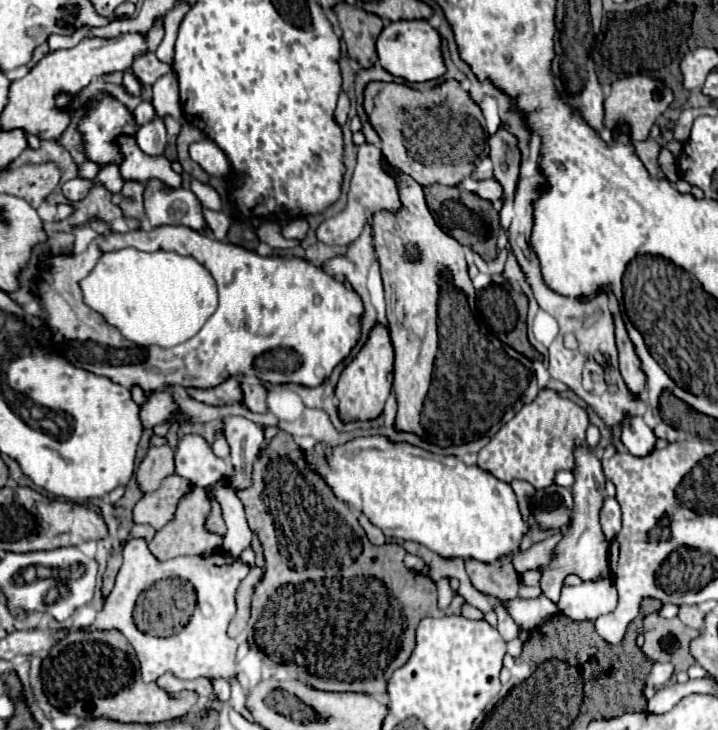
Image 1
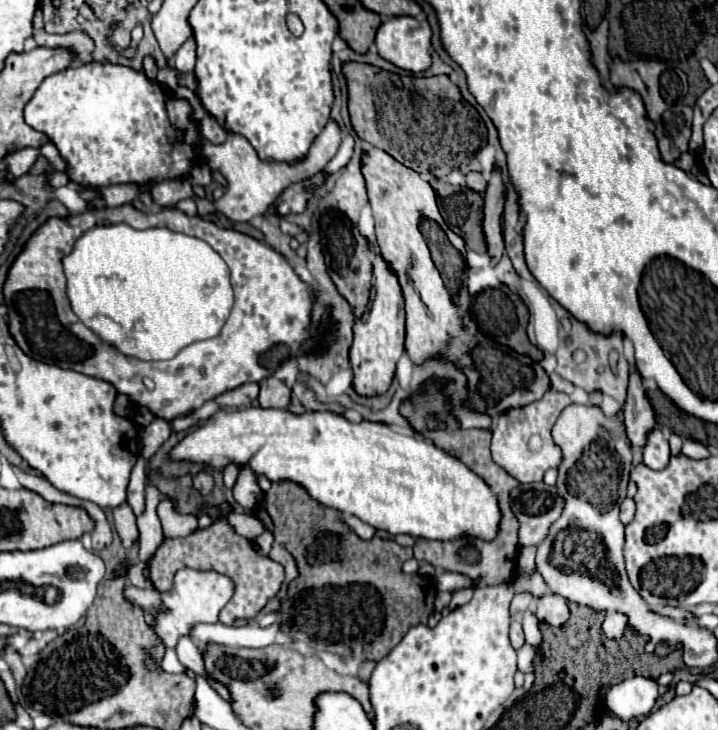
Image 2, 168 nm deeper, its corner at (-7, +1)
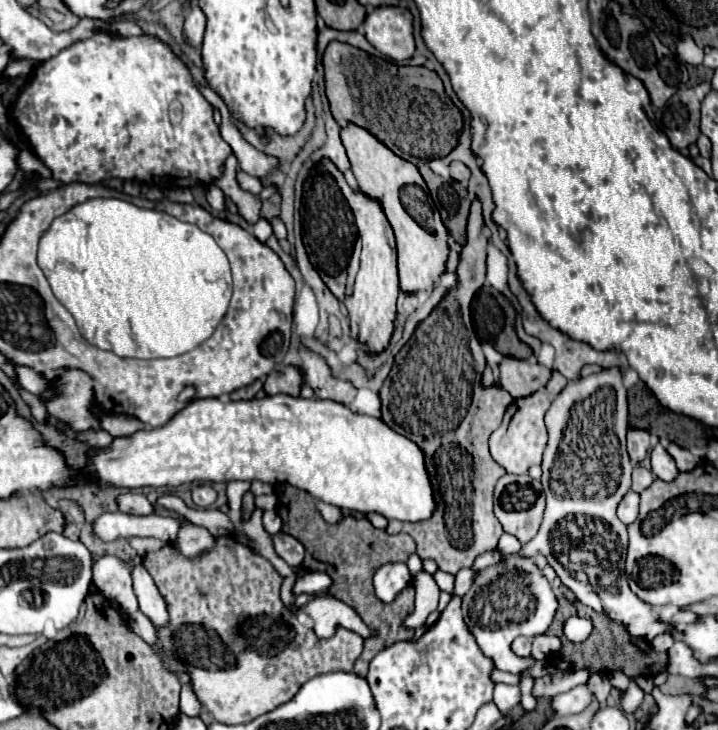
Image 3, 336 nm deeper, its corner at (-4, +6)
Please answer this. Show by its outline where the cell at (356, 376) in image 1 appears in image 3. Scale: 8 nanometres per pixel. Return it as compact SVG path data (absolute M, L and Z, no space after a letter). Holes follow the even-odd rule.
M331 160L325 161L329 165L329 173L337 177L337 185L341 185L341 192L349 201L349 207L355 215L355 225L363 243L359 271L355 275L351 295L345 295L343 303L351 317L351 335L353 339L365 341L369 351L377 353L387 347L391 333L393 333L393 317L395 317L395 301L399 293L399 277L397 277L397 251L395 251L395 237L393 229L379 205L379 201L371 199L369 195L349 187L344 175L336 168Z

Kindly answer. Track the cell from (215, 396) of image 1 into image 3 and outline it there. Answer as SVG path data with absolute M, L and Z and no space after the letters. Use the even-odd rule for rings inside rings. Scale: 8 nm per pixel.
M257 379L253 385L247 385L247 387L241 387L241 389L233 391L229 397L231 397L233 401L237 401L237 399L253 399L261 389L263 389L263 381Z

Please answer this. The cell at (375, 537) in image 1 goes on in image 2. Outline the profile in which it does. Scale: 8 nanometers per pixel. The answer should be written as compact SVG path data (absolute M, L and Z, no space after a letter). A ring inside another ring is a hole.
M346 514L346 516L342 516L342 518L344 518L344 522L348 522L348 524L356 530L356 534L358 534L360 538L372 540L372 538L376 536L376 528L374 528L374 526L368 526L368 524L362 522L360 518L356 518L356 516L352 516L352 514Z

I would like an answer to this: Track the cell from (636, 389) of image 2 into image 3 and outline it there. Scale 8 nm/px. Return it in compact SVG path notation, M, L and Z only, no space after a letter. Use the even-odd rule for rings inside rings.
M629 429L627 431L627 449L629 449L629 457L635 463L641 463L647 453L649 453L649 433L643 429Z

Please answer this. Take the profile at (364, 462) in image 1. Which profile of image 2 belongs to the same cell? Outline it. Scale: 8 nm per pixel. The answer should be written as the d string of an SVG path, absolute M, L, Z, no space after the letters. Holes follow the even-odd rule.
M220 408L214 418L210 418L196 432L188 434L172 452L174 460L204 462L212 468L222 470L226 464L236 462L250 466L256 474L266 474L268 480L292 480L300 482L316 498L330 508L340 512L350 512L364 520L366 524L386 530L392 536L410 534L414 538L426 540L458 540L458 538L478 538L494 540L500 532L500 506L492 488L474 474L464 462L446 454L430 440L418 440L414 436L404 436L388 428L386 424L374 422L348 422L346 418L332 412L312 412L312 414L290 414L286 410L264 410L264 408L244 408L226 410Z

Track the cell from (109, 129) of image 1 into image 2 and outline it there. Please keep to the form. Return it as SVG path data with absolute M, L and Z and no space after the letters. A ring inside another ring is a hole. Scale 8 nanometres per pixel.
M114 64L70 66L48 76L24 108L26 122L50 136L60 156L68 164L68 176L82 186L112 186L112 184L154 184L172 178L188 176L198 158L198 126L190 118L190 106L184 100L174 100L164 86L150 82L142 72Z

